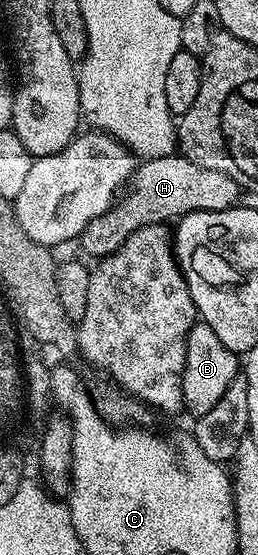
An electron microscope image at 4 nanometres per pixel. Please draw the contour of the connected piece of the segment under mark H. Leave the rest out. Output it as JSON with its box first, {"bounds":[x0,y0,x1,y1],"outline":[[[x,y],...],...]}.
{"bounds":[77,155,240,259],"outline":[[[182,155],[148,157],[136,168],[126,192],[111,208],[89,222],[85,231],[79,233],[77,245],[94,259],[102,259],[118,251],[121,243],[125,243],[125,239],[129,239],[135,231],[141,231],[141,227],[175,223],[179,218],[197,211],[233,209],[240,201],[238,183],[222,171],[201,167]]]}

